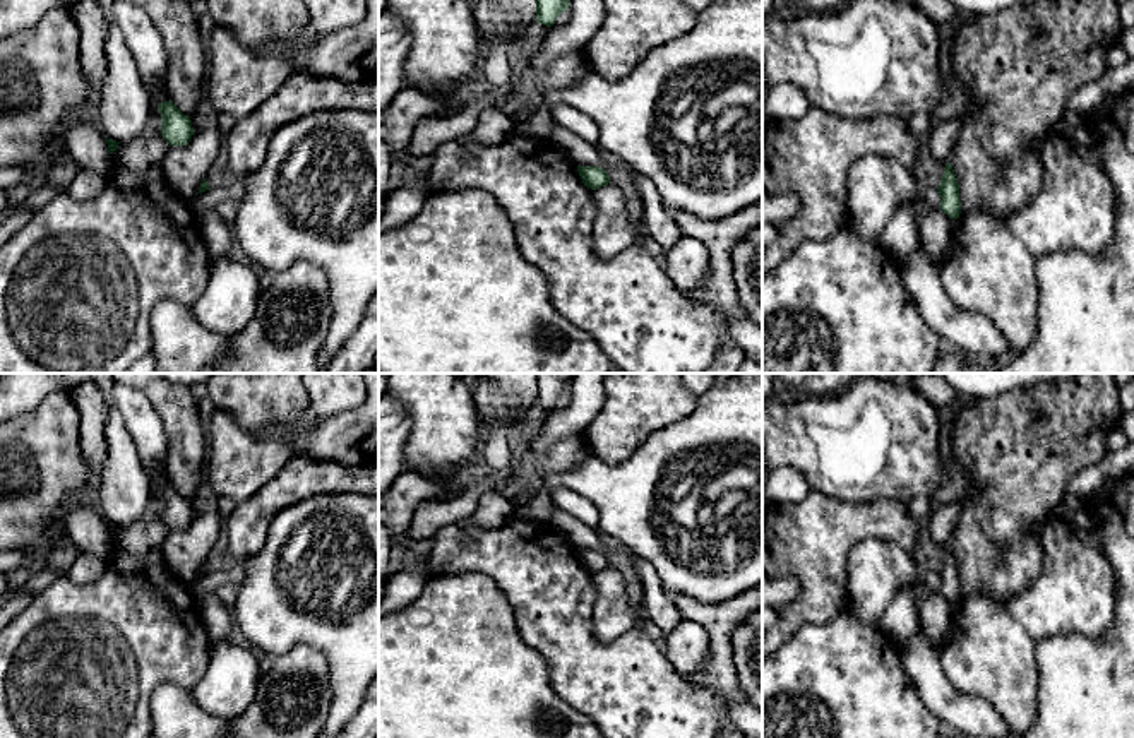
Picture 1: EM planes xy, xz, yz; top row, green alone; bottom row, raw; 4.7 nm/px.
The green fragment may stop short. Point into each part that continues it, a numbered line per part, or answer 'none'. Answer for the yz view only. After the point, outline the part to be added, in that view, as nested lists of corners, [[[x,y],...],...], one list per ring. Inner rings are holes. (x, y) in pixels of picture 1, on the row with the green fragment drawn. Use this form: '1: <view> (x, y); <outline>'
none

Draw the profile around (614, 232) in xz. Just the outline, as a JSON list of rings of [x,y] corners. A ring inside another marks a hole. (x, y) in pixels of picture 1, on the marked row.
[[[608,183],[593,190],[593,199],[596,204],[593,243],[598,257],[608,260],[644,236],[642,224],[630,219],[625,195],[617,185]]]

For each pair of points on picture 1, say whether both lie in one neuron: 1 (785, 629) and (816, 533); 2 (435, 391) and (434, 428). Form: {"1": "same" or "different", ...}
{"1": "same", "2": "same"}

